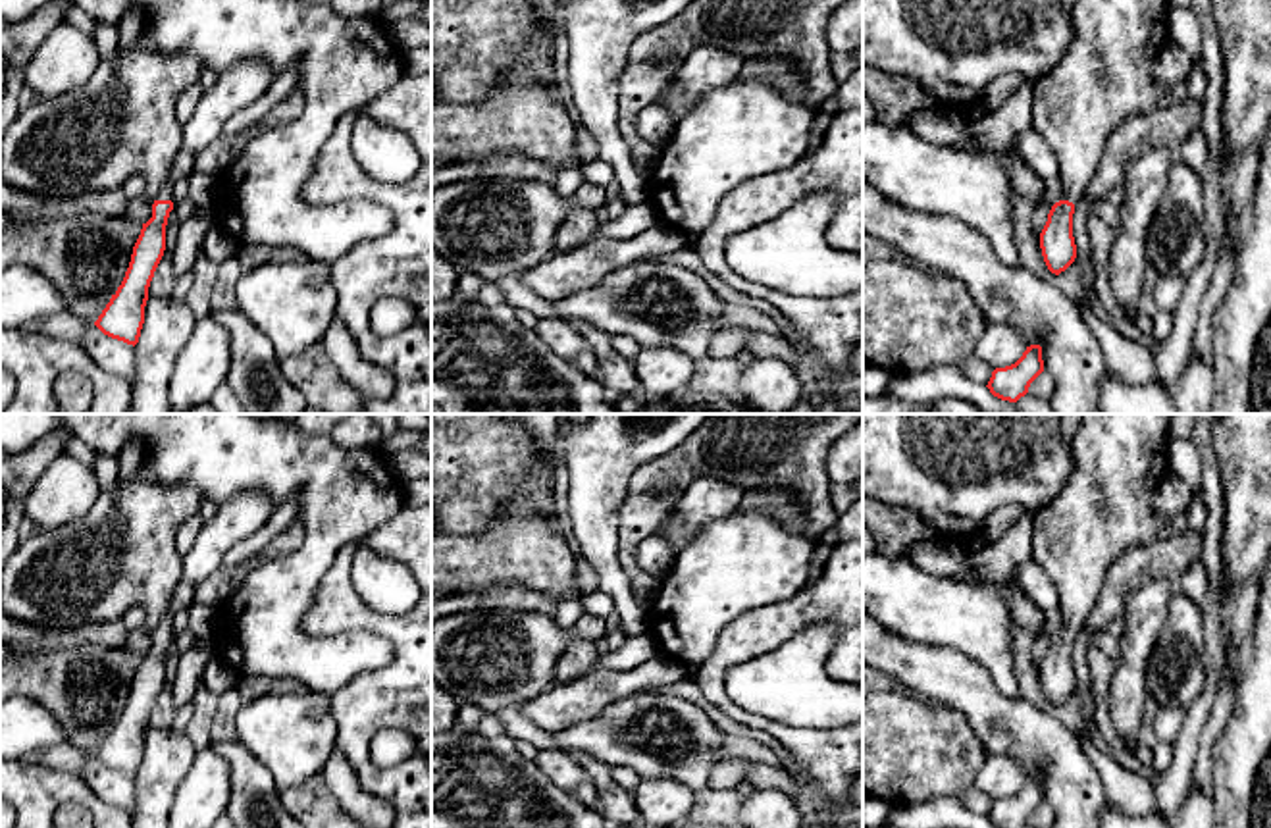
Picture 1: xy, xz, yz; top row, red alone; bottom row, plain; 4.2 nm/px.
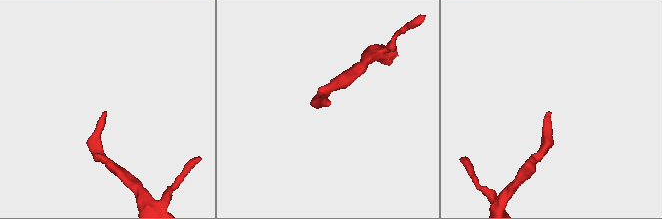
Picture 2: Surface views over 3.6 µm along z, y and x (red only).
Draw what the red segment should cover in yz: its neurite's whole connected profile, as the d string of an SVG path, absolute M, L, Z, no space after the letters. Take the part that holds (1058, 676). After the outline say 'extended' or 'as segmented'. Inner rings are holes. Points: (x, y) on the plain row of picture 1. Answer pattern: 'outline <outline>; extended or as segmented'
outline M1082 414L1073 439L1073 468L1057 499L1036 510L1032 558L1059 595L1061 632L1048 645L1040 680L1048 701L1065 703L1076 689L1075 632L1092 612L1109 568L1136 545L1179 530L1180 520L1154 512L1154 497L1167 474L1167 439L1173 414Z; extended

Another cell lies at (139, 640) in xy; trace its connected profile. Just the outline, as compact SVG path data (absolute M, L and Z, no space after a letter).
M143 624L137 630L127 632L125 647L137 651L141 657L152 649L154 632Z

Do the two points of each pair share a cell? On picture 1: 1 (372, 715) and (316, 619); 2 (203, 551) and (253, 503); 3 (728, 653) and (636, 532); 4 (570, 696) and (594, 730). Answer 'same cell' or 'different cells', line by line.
1: same cell
2: same cell
3: different cells
4: different cells

